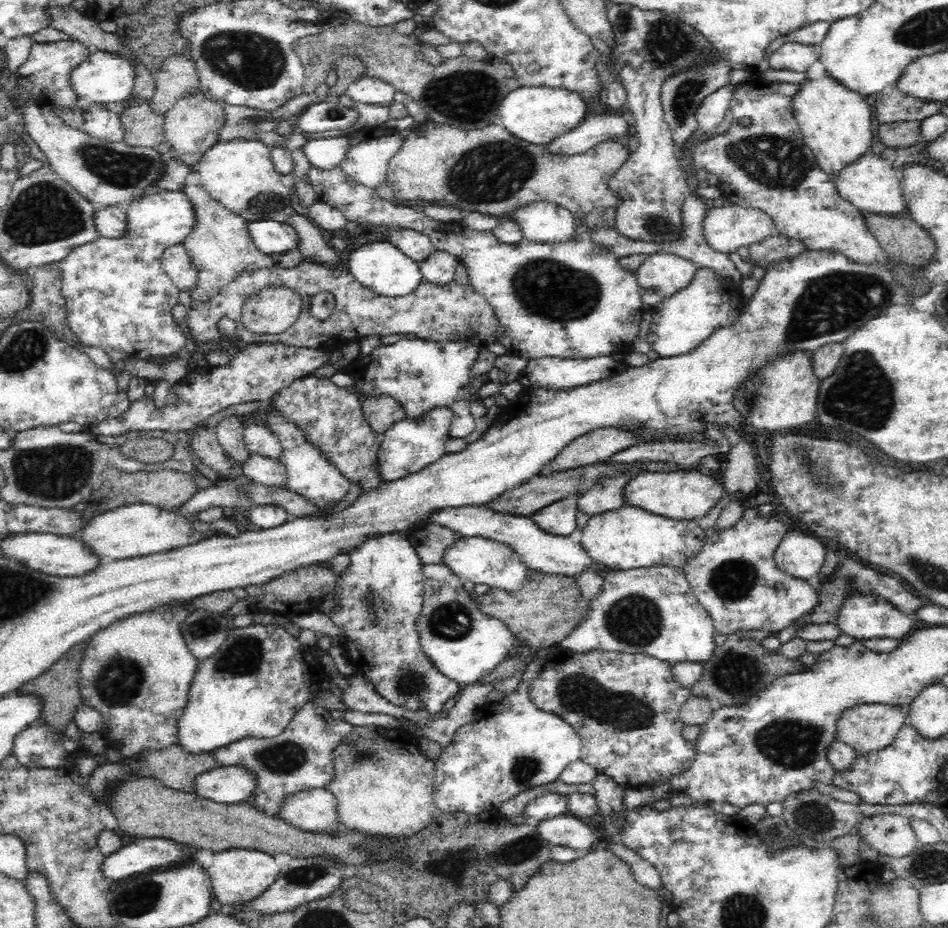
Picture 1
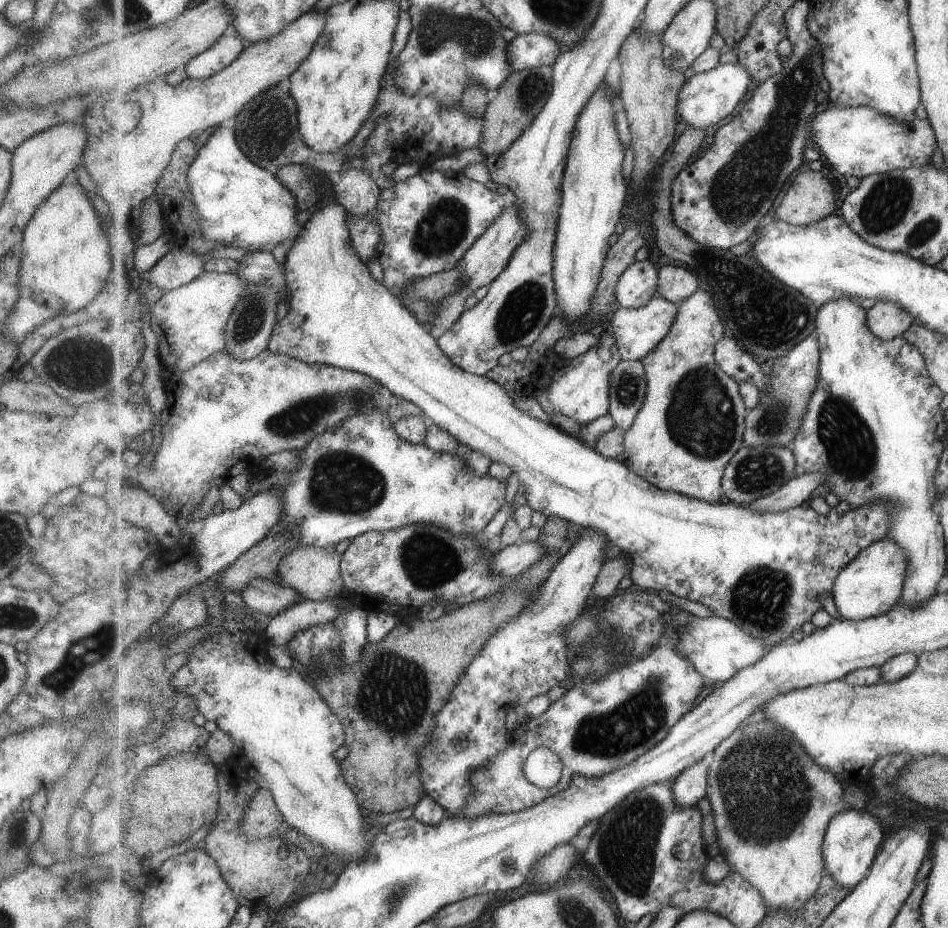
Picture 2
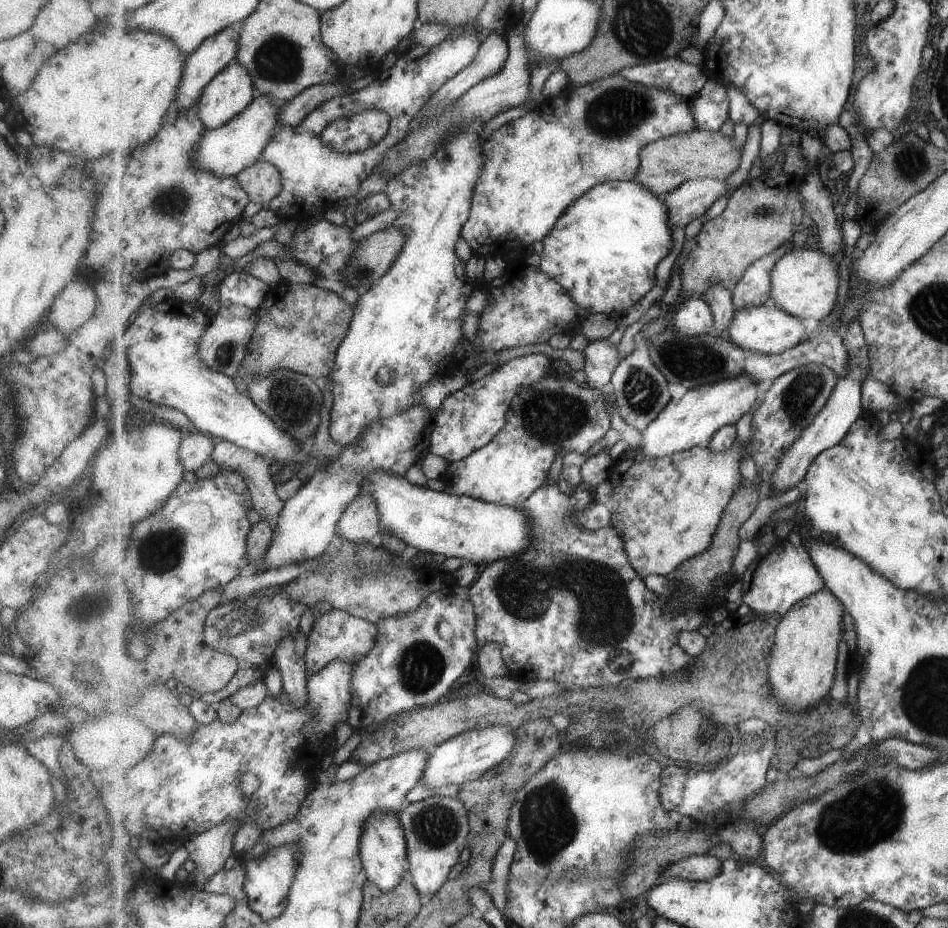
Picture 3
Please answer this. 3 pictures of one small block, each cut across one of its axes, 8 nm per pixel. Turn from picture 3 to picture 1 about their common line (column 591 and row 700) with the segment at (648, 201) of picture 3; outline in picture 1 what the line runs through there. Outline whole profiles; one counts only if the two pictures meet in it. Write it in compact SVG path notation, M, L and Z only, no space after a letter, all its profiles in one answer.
M276 622L268 625L254 623L246 628L232 625L219 649L210 658L199 662L187 705L177 724L177 744L192 755L199 755L212 754L216 749L246 737L274 738L284 732L300 707L312 701L322 689L325 673L314 647L300 643L298 637Z

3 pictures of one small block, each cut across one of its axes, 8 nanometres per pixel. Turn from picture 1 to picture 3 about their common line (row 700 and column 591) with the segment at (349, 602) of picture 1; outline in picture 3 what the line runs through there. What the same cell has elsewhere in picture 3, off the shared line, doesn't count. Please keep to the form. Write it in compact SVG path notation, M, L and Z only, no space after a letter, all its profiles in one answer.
M548 376L528 385L514 398L507 413L507 424L481 450L466 459L450 463L443 482L445 493L470 496L482 501L523 507L526 500L548 480L555 453L574 450L589 456L591 448L611 428L603 392L578 376L571 380Z

